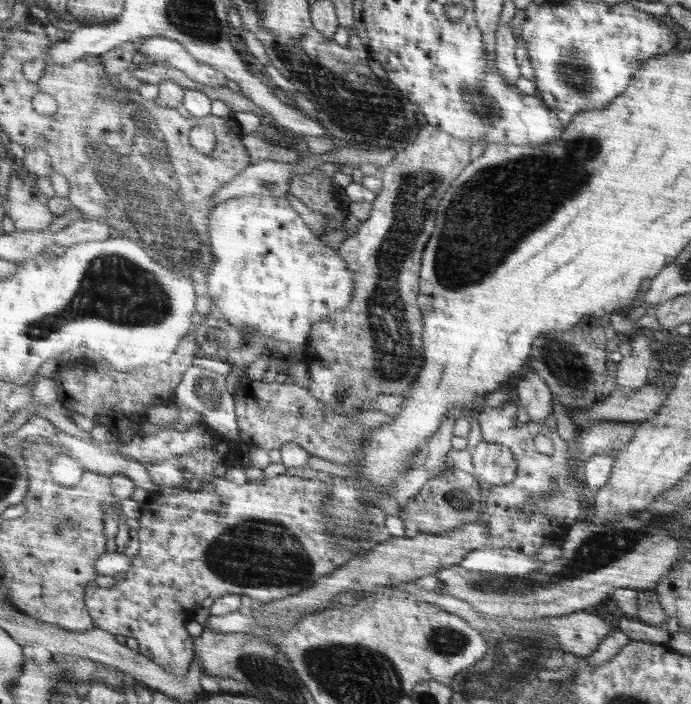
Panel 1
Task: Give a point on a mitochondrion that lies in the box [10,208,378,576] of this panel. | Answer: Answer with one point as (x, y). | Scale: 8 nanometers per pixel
(116, 288)

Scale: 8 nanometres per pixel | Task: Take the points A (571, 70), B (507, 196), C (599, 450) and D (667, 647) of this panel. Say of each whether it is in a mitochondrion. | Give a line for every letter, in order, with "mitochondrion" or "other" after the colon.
A: mitochondrion
B: mitochondrion
C: other
D: other

